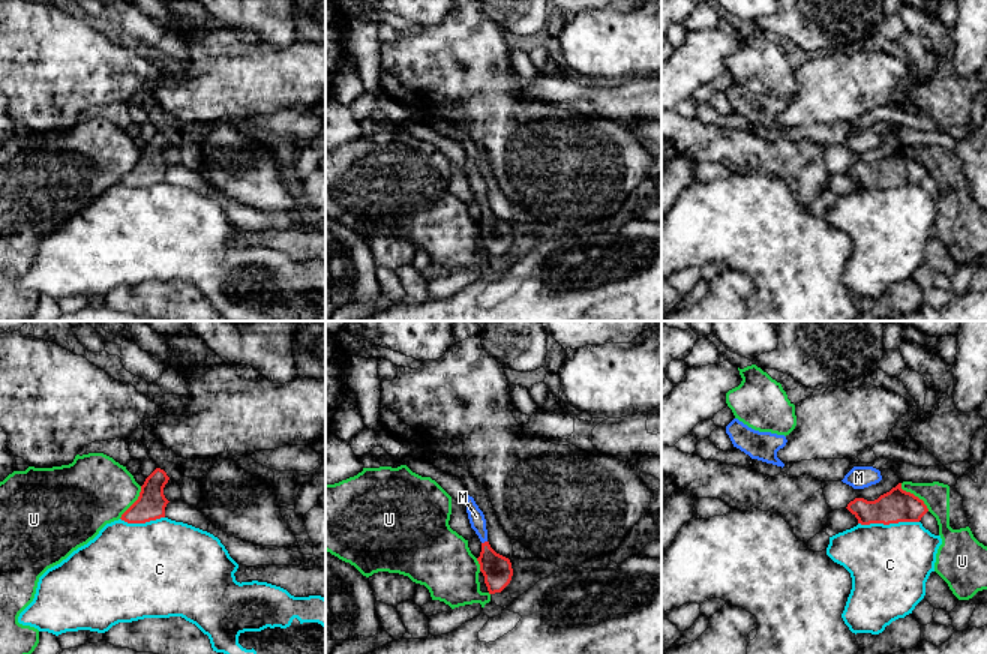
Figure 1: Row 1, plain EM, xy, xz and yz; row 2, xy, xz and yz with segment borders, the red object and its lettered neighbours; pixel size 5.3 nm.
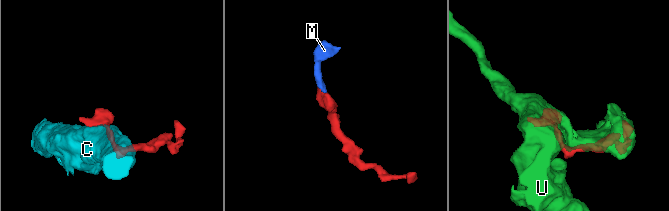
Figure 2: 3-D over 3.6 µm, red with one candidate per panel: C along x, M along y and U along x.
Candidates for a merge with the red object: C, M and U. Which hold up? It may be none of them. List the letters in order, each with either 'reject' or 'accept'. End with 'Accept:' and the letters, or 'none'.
C: reject
M: accept
U: reject
Accept: M

